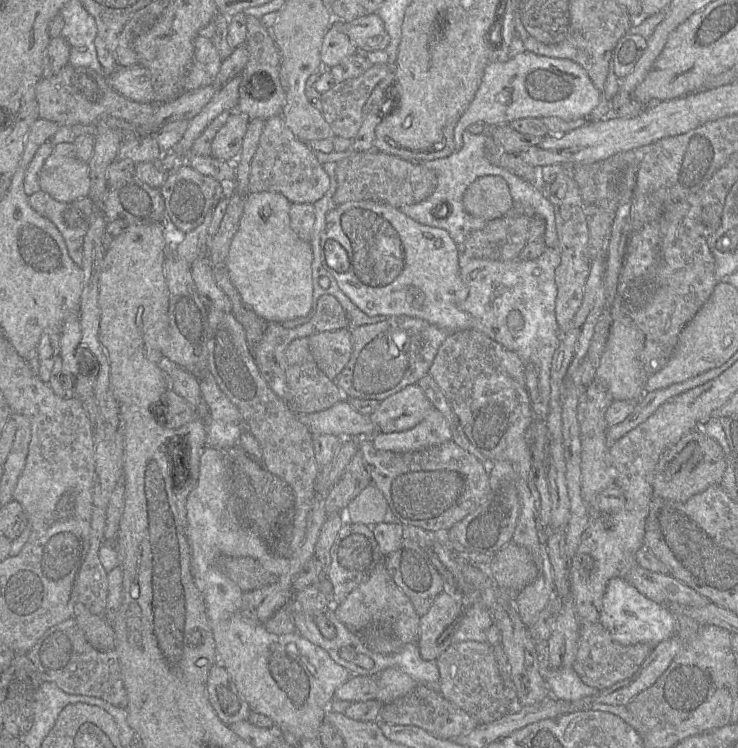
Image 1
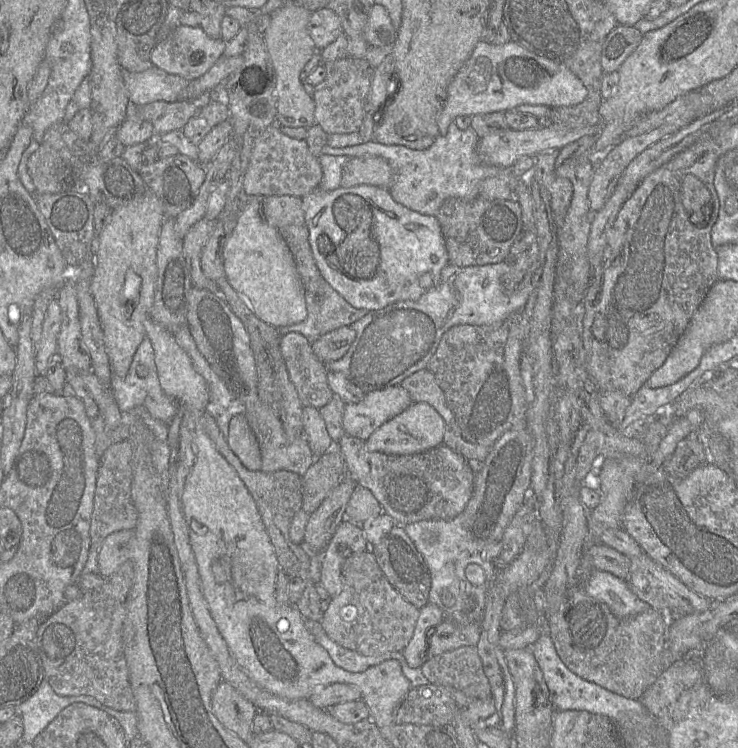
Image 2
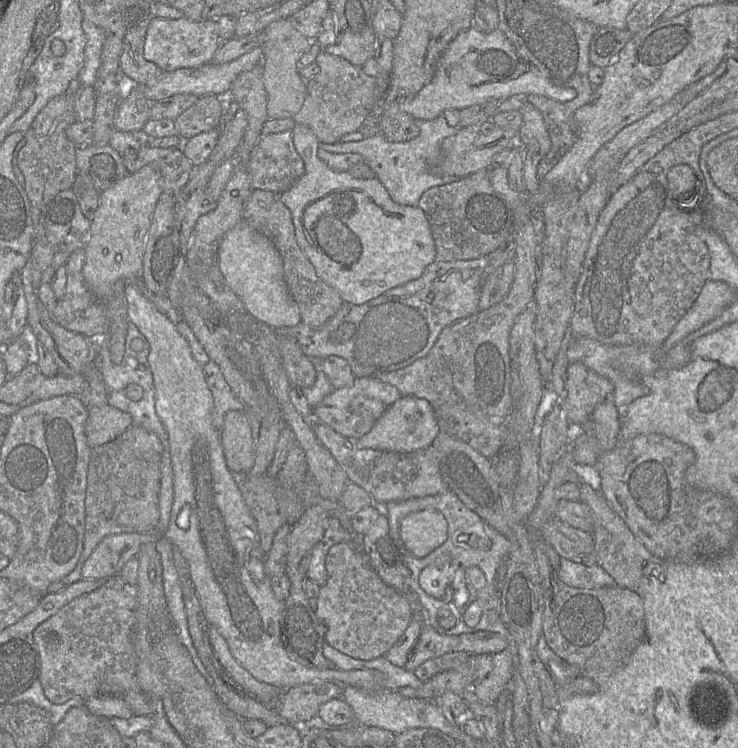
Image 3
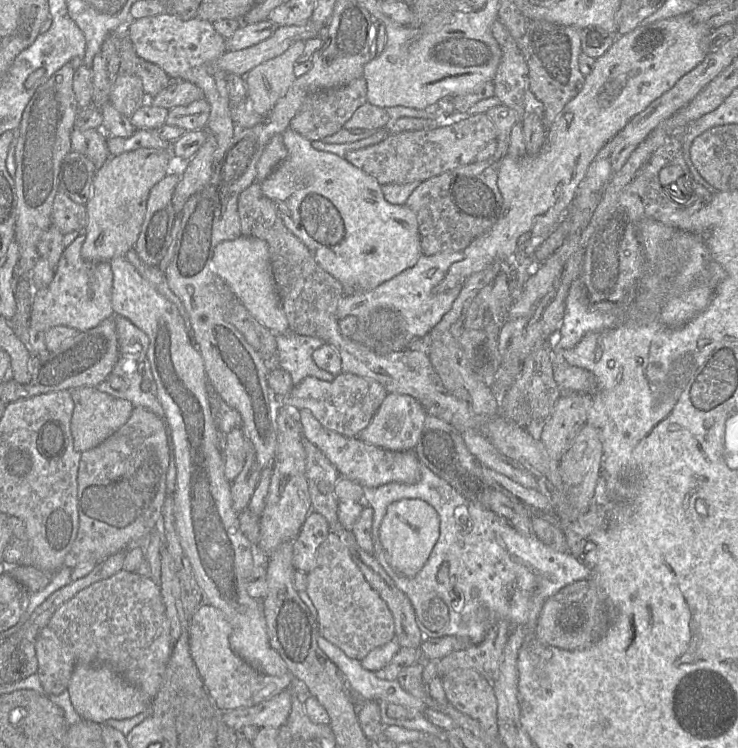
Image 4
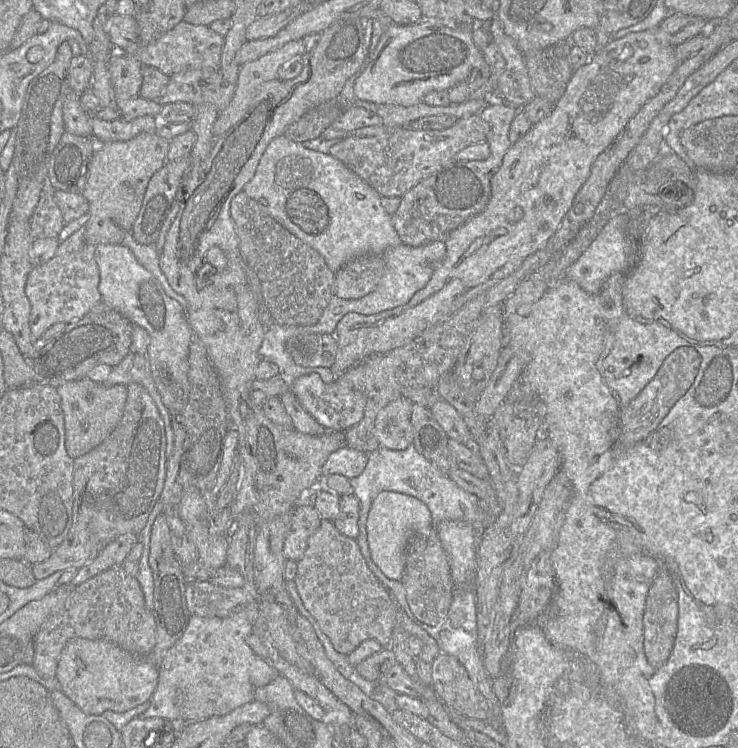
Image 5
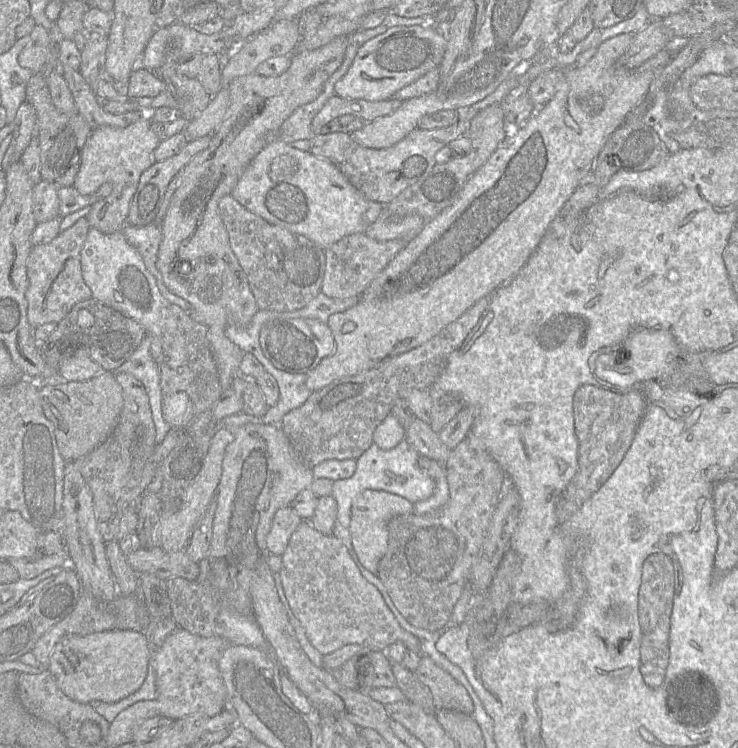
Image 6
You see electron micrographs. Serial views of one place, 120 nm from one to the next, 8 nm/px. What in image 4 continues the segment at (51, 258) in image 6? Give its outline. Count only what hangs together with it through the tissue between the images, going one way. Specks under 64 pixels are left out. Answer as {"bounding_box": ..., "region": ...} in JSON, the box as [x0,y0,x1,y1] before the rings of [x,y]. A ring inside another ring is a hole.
{"bounding_box":[27,231,115,356],"region":[[[82,231],[69,246],[64,248],[50,285],[45,289],[33,292],[27,345],[34,356],[48,354],[45,334],[49,329],[56,326],[67,326],[84,332],[115,315],[111,301],[113,284],[111,266],[106,261],[84,260],[81,255],[84,241],[85,233]]]}

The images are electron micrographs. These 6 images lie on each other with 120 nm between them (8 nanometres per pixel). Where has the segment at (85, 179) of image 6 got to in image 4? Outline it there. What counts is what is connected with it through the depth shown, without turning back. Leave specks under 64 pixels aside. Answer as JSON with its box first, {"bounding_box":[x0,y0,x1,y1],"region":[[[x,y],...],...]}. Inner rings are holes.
{"bounding_box":[81,148,169,262],"region":[[[140,148],[111,156],[101,168],[96,170],[91,197],[85,206],[87,225],[85,227],[85,241],[81,249],[84,260],[109,262],[113,258],[125,256],[130,249],[134,248],[145,217],[150,190],[166,175],[168,161],[169,153],[166,150]]]}

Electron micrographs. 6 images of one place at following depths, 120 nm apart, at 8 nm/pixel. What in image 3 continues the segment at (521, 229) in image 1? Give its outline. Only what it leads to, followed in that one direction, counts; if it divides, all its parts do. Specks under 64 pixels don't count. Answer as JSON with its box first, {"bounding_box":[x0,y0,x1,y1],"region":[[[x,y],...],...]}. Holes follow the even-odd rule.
{"bounding_box":[418,170,514,261],"region":[[[480,170],[425,191],[418,203],[430,224],[438,261],[489,257],[512,240],[514,216],[506,199],[493,188],[490,170]]]}

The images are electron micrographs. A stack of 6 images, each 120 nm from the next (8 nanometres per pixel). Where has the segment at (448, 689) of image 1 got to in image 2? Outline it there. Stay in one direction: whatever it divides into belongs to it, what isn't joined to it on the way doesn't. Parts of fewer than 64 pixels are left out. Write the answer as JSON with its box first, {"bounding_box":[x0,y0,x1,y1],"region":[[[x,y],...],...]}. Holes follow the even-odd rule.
{"bounding_box":[420,646,492,698],"region":[[[476,646],[441,653],[427,660],[420,669],[431,684],[454,688],[472,698],[492,697]]]}

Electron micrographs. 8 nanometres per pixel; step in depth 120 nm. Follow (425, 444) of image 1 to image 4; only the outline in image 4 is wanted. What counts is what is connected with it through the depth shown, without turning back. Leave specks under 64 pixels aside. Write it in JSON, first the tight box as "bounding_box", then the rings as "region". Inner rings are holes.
{"bounding_box":[358,393,427,451],"region":[[[390,393],[382,402],[370,424],[360,432],[358,438],[362,442],[385,450],[413,451],[420,439],[427,415],[422,404],[412,396]]]}

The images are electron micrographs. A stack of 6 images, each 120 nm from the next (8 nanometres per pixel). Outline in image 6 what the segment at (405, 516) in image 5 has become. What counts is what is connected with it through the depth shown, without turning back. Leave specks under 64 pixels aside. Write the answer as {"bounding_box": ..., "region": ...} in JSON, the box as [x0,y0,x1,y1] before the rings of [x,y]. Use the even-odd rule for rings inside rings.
{"bounding_box":[350,489,414,575],"region":[[[366,489],[353,501],[351,507],[350,535],[357,557],[367,569],[378,575],[378,566],[388,546],[388,522],[395,516],[414,513],[414,503],[385,491]]]}

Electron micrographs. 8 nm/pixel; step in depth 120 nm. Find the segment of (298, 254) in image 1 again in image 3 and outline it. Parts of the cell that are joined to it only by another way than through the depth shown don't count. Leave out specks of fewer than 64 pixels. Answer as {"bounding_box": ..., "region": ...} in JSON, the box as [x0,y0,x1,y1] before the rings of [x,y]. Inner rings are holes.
{"bounding_box":[217,220,301,329],"region":[[[244,220],[226,233],[217,252],[217,264],[230,289],[259,323],[276,329],[299,325],[301,315],[284,279],[283,262],[274,243]]]}

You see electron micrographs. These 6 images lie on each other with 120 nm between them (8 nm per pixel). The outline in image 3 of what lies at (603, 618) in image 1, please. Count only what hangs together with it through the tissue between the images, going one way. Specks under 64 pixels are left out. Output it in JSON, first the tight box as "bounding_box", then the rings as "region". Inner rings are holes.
{"bounding_box":[559,559,617,589],"region":[[[560,559],[559,580],[571,587],[591,589],[617,586],[615,580],[600,566],[586,566]]]}

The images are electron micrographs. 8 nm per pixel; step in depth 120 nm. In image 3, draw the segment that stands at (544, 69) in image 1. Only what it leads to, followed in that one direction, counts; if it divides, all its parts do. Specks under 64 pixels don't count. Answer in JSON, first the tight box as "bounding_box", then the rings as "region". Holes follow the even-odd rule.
{"bounding_box":[402,26,577,120],"region":[[[472,26],[451,41],[437,63],[432,80],[413,99],[405,101],[402,110],[416,119],[432,120],[448,109],[461,110],[492,98],[505,100],[530,94],[568,102],[577,92],[574,88],[553,84],[537,67],[522,60],[499,28],[484,33]]]}

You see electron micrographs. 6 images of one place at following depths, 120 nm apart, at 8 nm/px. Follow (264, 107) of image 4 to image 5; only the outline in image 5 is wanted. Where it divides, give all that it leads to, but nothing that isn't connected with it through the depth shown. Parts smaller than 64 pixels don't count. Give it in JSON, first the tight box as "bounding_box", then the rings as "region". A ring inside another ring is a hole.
{"bounding_box":[213,40,303,138],"region":[[[293,40],[257,60],[240,66],[236,91],[230,104],[219,111],[213,126],[215,138],[235,125],[249,108],[257,88],[264,82],[279,79],[278,70],[286,62],[301,57],[303,42]]]}

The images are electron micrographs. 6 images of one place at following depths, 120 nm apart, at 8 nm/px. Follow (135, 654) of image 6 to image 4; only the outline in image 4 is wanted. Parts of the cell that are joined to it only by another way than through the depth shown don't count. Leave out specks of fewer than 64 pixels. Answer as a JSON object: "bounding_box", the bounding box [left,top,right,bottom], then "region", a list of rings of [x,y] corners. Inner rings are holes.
{"bounding_box":[67,665,152,724],"region":[[[79,665],[71,675],[67,691],[72,706],[81,719],[103,724],[109,719],[132,718],[151,707],[152,699],[127,682],[107,665]]]}

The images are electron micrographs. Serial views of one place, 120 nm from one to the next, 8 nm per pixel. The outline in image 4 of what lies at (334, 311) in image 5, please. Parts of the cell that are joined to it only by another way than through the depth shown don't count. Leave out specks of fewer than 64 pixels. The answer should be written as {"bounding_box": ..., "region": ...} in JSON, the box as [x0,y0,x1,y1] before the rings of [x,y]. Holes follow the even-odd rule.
{"bounding_box":[336,252,463,355],"region":[[[442,252],[433,256],[421,256],[418,262],[401,274],[380,284],[373,290],[344,295],[339,301],[336,317],[357,318],[357,329],[349,337],[379,355],[388,355],[409,349],[410,345],[425,337],[451,309],[463,285],[436,291],[446,277],[451,265],[463,258],[462,252]]]}

